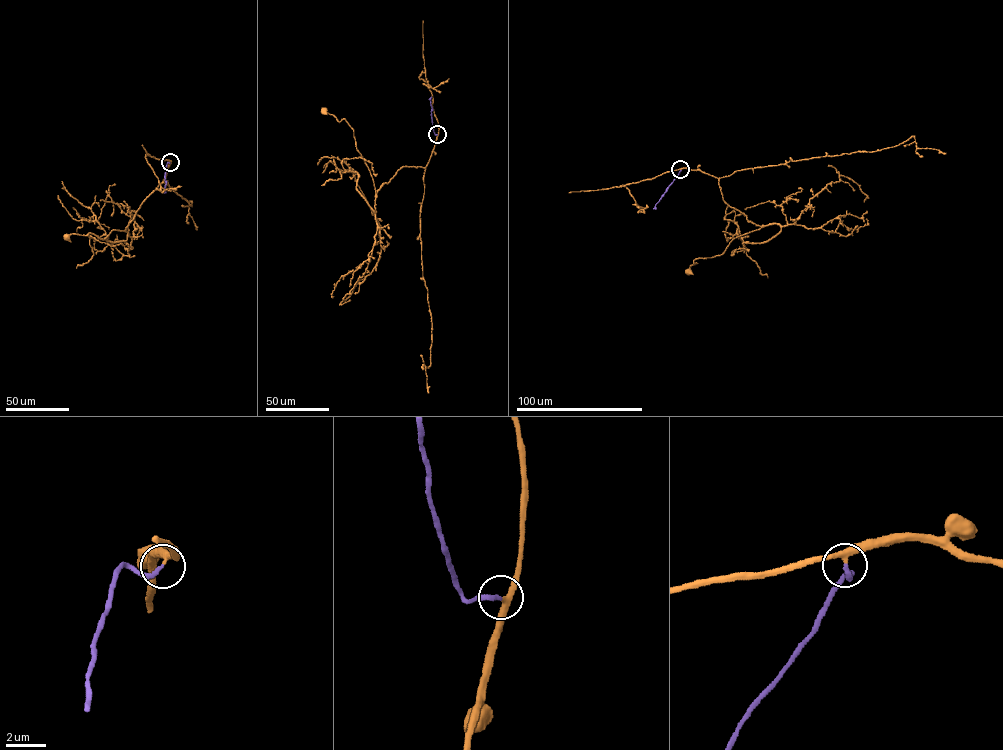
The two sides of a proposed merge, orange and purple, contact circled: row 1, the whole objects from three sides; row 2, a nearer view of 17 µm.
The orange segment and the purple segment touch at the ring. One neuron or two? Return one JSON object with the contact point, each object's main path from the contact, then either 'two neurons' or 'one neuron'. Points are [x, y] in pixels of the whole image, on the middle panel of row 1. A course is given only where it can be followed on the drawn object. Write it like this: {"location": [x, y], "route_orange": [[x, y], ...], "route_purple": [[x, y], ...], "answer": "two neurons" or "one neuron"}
{"location": [437, 134], "route_orange": [[437, 134], [426, 167], [404, 166], [382, 185], [376, 197], [354, 130], [345, 119], [339, 122], [325, 111]], "route_purple": [[437, 134], [432, 124], [431, 97]], "answer": "one neuron"}

